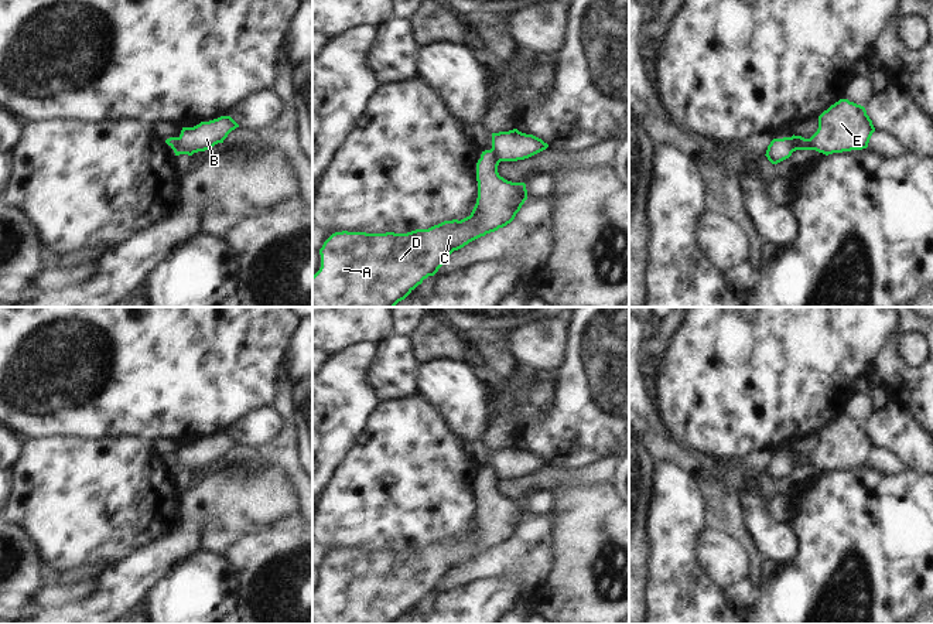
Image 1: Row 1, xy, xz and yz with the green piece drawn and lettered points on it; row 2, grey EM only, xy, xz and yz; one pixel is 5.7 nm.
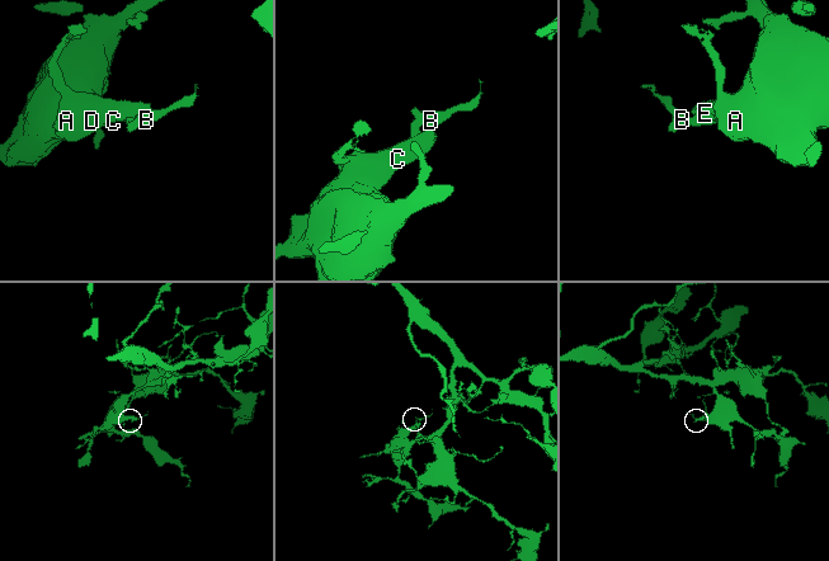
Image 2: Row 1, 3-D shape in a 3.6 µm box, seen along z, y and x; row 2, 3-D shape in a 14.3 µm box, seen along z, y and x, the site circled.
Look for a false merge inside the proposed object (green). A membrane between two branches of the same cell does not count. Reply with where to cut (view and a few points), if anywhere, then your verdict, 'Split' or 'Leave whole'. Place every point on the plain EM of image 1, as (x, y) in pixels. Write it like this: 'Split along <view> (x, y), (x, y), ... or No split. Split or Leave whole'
Split along xy (180, 454), (178, 464), (174, 469). Split.

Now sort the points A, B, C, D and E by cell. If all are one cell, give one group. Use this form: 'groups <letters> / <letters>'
groups A C D E / B

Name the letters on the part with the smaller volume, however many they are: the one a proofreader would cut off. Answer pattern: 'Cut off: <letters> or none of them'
Cut off: B

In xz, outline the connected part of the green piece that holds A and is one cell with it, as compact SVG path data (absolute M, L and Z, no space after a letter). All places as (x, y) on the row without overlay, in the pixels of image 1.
M493 466L482 468L476 480L476 521L461 538L444 538L407 550L332 550L319 566L321 584L312 593L312 624L394 624L424 596L434 593L454 567L510 541L527 516L527 507L524 499L500 494L499 480Z

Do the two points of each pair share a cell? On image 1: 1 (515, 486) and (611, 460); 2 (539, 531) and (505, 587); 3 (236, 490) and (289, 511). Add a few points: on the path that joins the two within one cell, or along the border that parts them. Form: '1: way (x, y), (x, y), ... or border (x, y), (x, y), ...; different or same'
1: way (539, 480), (553, 476), (587, 476); same
2: border (479, 580), (522, 575), (525, 597); different
3: way (249, 503), (276, 503); same

